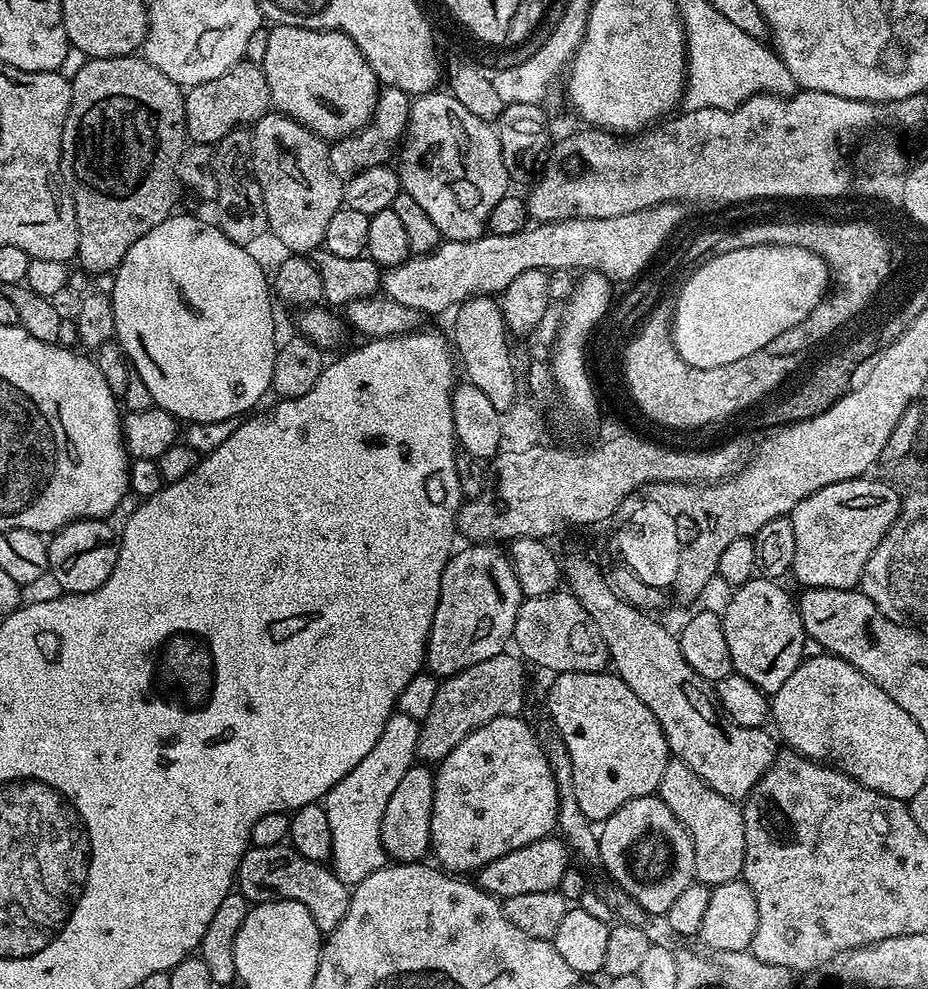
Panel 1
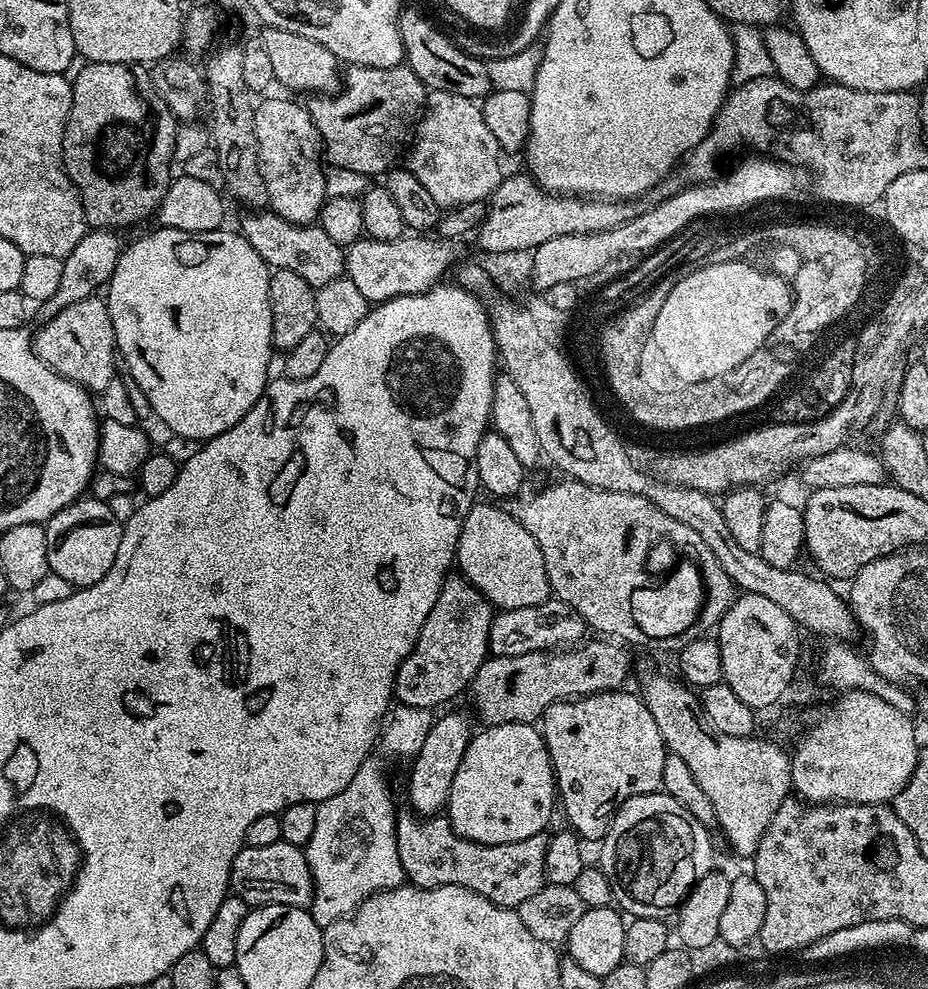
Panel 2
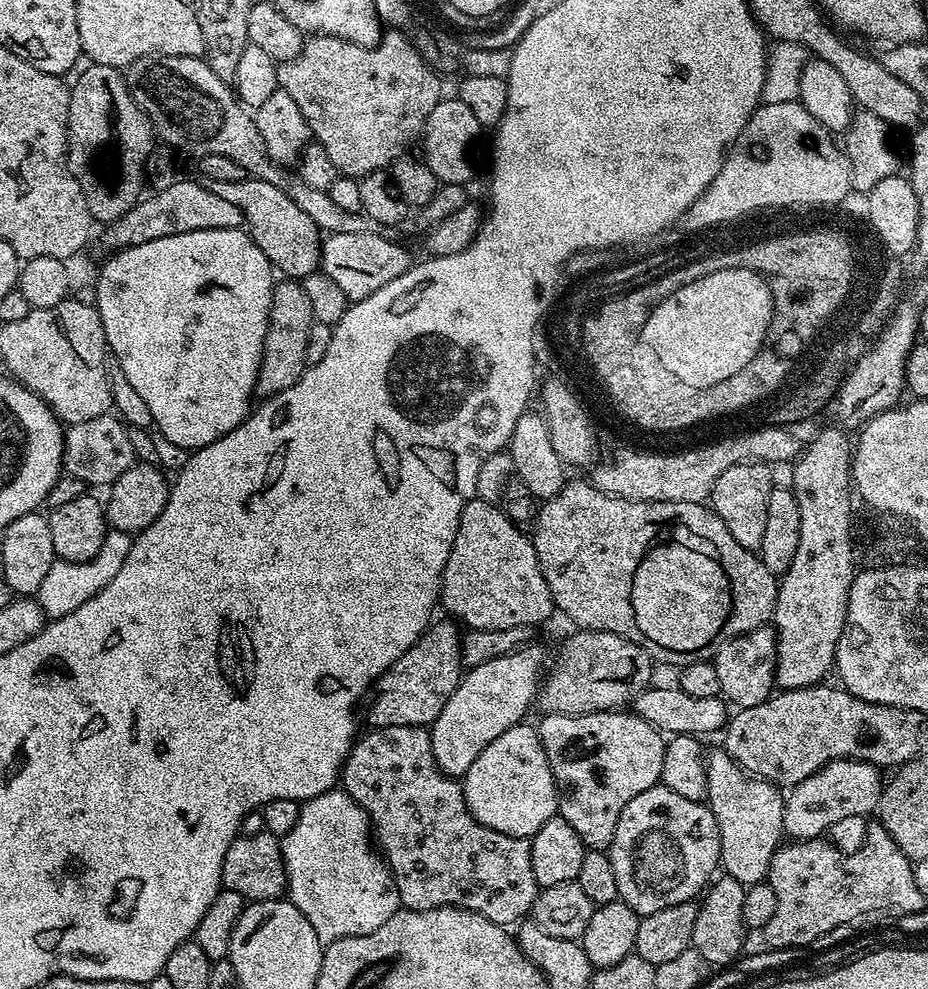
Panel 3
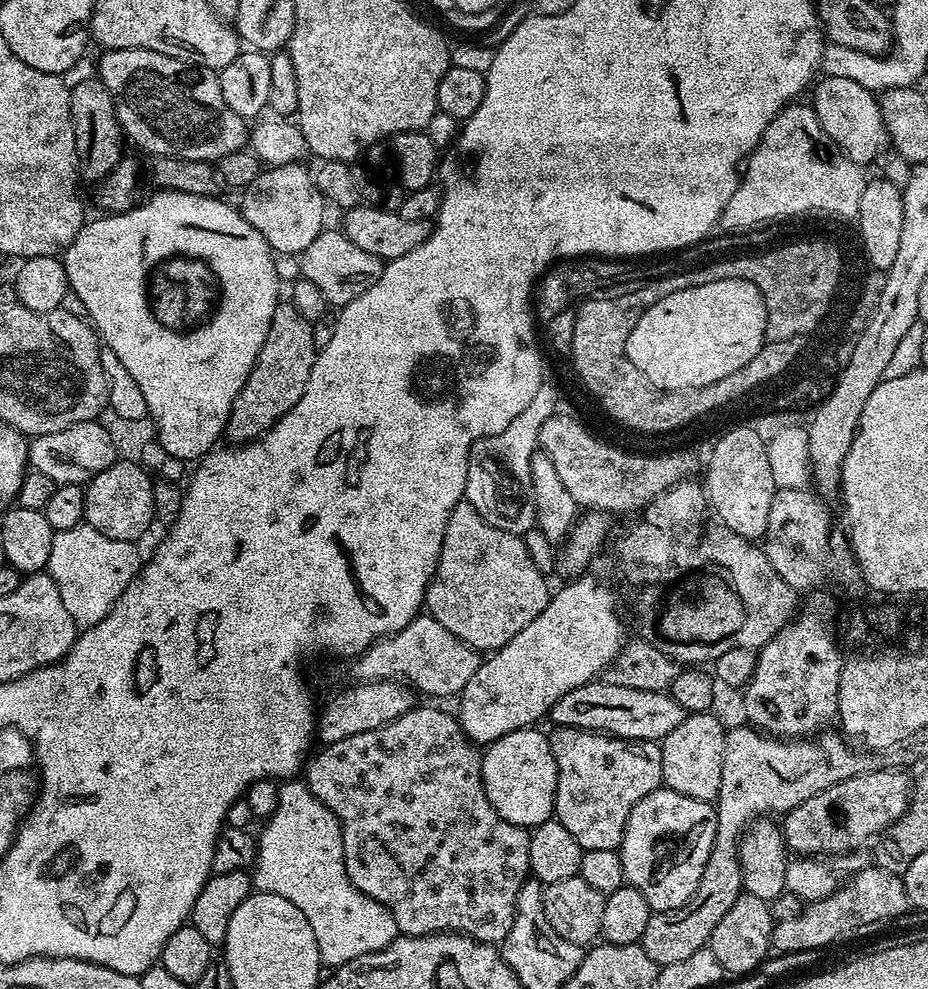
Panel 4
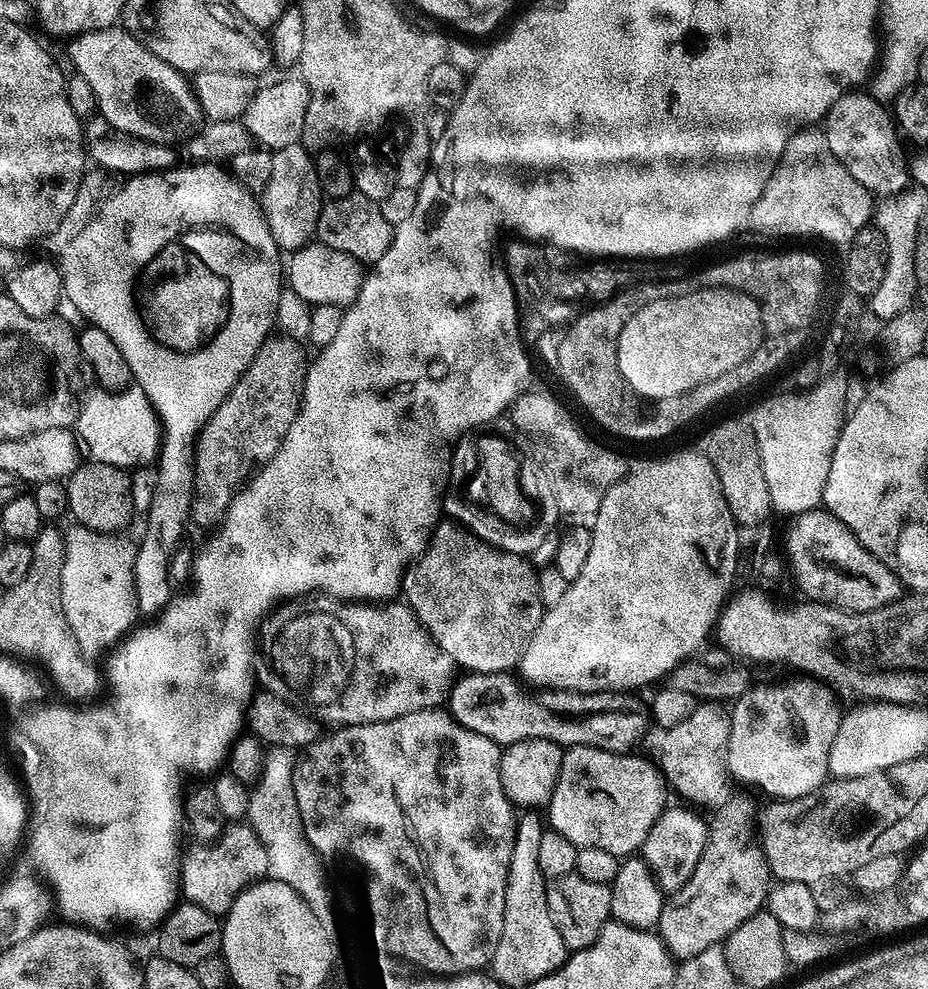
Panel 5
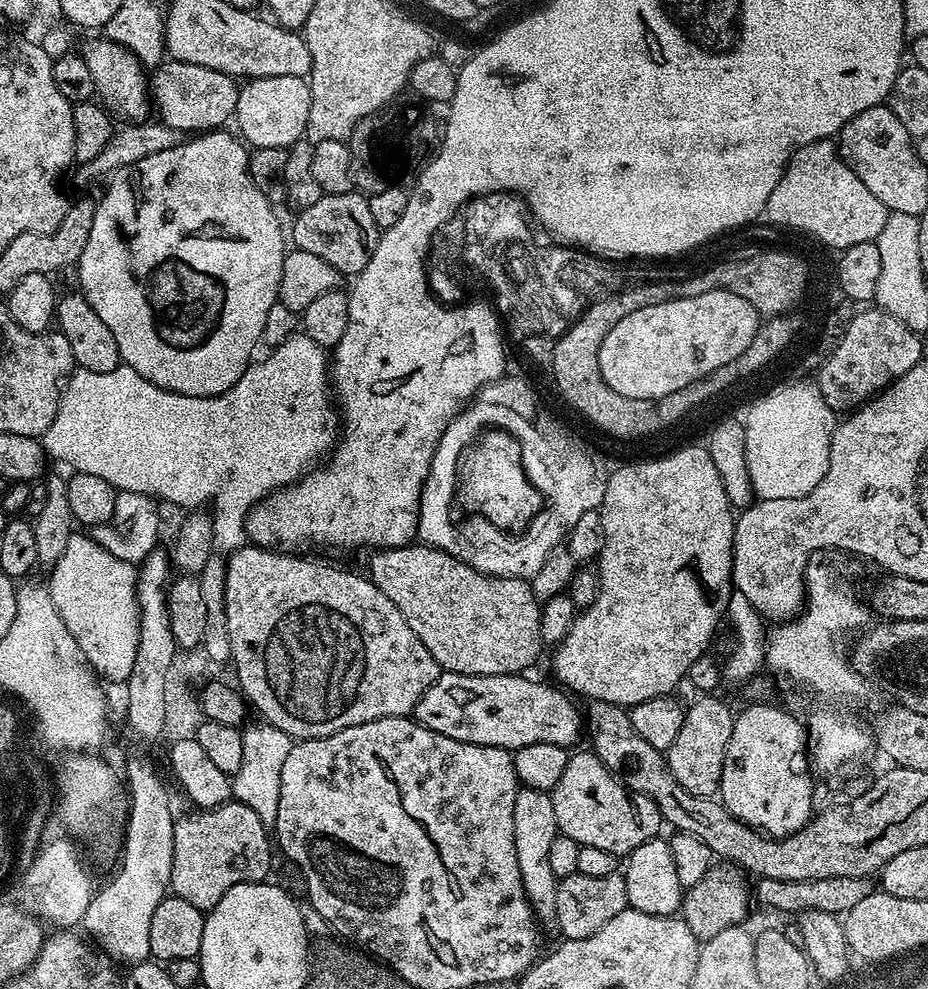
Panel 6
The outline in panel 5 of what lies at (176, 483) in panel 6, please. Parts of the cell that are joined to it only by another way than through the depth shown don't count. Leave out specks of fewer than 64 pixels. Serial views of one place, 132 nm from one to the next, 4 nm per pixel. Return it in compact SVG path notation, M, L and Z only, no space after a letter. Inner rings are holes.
M133 386L125 392L94 392L83 401L74 425L79 443L86 449L87 455L125 470L155 461L162 445L162 429L160 419L143 390Z

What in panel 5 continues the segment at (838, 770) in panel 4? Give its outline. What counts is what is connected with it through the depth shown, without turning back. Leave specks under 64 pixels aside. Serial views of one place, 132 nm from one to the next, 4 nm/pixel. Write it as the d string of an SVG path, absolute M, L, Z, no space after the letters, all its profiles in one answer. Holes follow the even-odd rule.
M733 795L715 809L716 817L708 824L706 846L702 850L702 858L698 858L698 866L694 866L694 874L686 882L684 888L671 893L667 897L664 909L660 915L658 935L673 957L680 960L689 960L694 954L702 954L715 944L723 945L746 918L765 907L770 887L770 873L768 863L764 857L758 839L758 804L748 796Z

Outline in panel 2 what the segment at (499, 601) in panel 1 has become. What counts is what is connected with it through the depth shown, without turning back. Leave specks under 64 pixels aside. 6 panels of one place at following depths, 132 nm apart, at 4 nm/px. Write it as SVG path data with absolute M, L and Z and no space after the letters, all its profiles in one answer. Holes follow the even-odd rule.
M459 574L449 575L438 594L438 602L434 602L430 615L426 617L426 626L422 626L422 634L418 638L414 650L410 650L410 654L404 659L398 670L395 699L406 706L436 710L439 709L439 704L450 703L463 688L465 691L476 677L478 669L483 666L490 655L488 635L493 615L492 605L471 582Z

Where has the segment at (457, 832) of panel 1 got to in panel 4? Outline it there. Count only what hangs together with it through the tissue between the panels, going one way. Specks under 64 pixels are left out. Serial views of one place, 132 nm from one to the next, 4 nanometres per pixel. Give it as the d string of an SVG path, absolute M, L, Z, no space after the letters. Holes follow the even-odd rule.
M529 726L510 734L502 734L502 738L483 749L480 758L482 786L490 806L494 806L494 810L498 810L498 814L506 818L506 822L529 830L553 819L558 786L554 750L548 736L538 729L539 727Z

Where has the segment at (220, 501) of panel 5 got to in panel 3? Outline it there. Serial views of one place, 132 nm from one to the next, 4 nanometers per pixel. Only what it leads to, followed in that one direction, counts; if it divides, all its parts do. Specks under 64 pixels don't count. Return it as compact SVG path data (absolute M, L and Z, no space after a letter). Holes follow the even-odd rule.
M284 278L272 285L272 301L268 315L268 329L264 339L264 355L260 357L260 373L256 379L255 395L267 398L294 386L302 378L306 367L306 338L313 326L310 298L306 298L303 283Z

